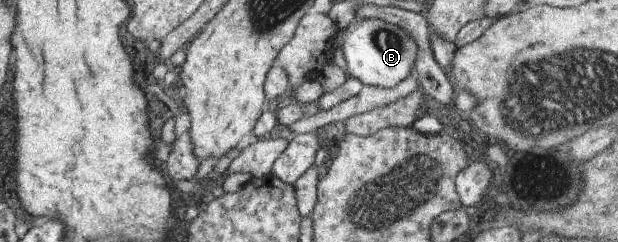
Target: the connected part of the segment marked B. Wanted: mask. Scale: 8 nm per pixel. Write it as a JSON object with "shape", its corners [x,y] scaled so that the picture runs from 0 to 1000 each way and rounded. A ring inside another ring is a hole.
{"shape":[[[574,83],[565,95],[558,116],[550,120],[547,132],[547,153],[539,161],[540,178],[536,186],[536,202],[539,198],[544,178],[552,178],[552,211],[555,215],[555,236],[558,252],[558,281],[557,302],[561,302],[561,322],[574,322],[579,326],[589,355],[610,355],[612,364],[638,364],[646,335],[652,335],[662,306],[670,298],[668,260],[672,260],[672,215],[673,194],[672,178],[668,174],[668,161],[659,140],[652,116],[646,116],[646,107],[641,107],[638,99],[629,99],[625,91],[620,91],[617,83]]]}

